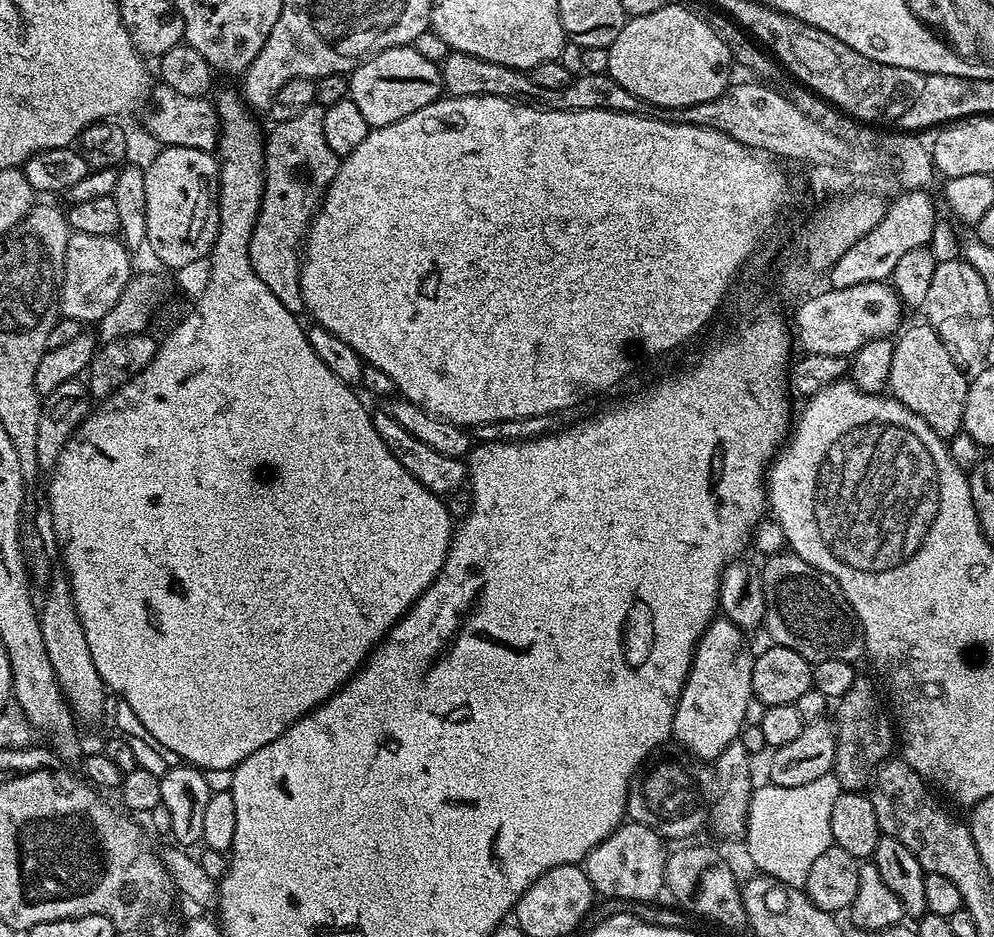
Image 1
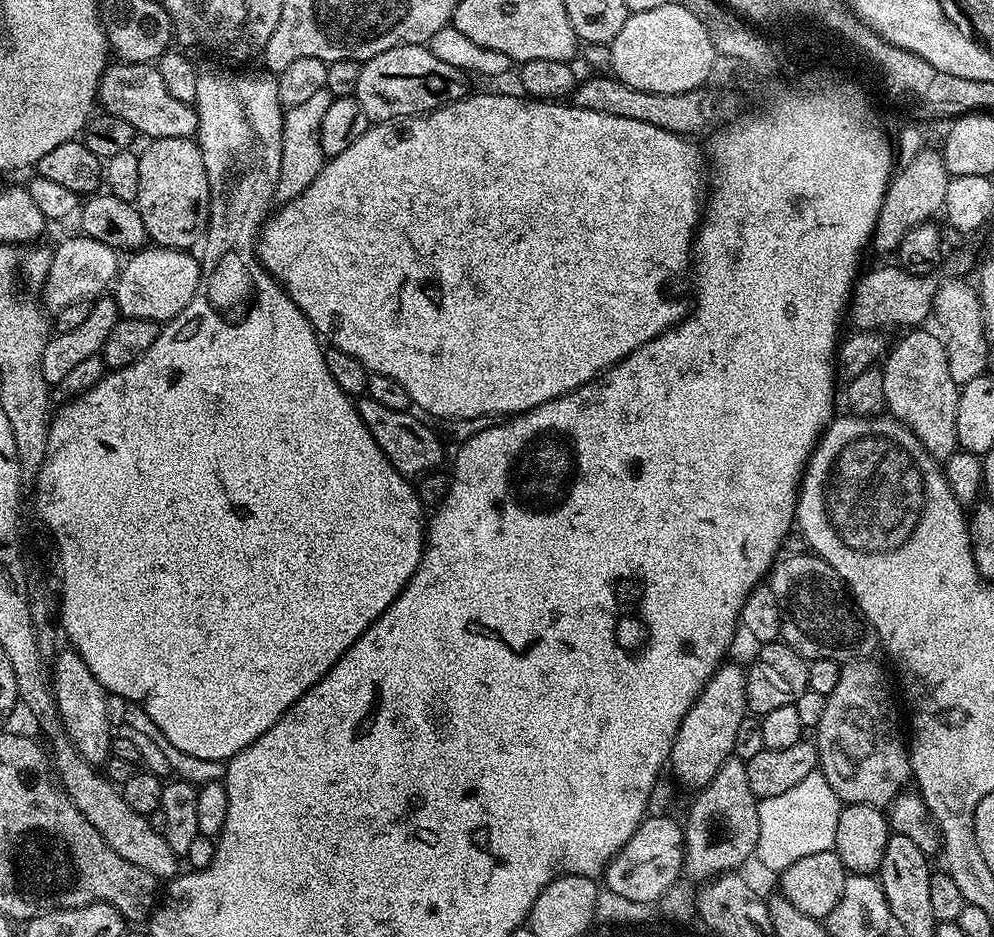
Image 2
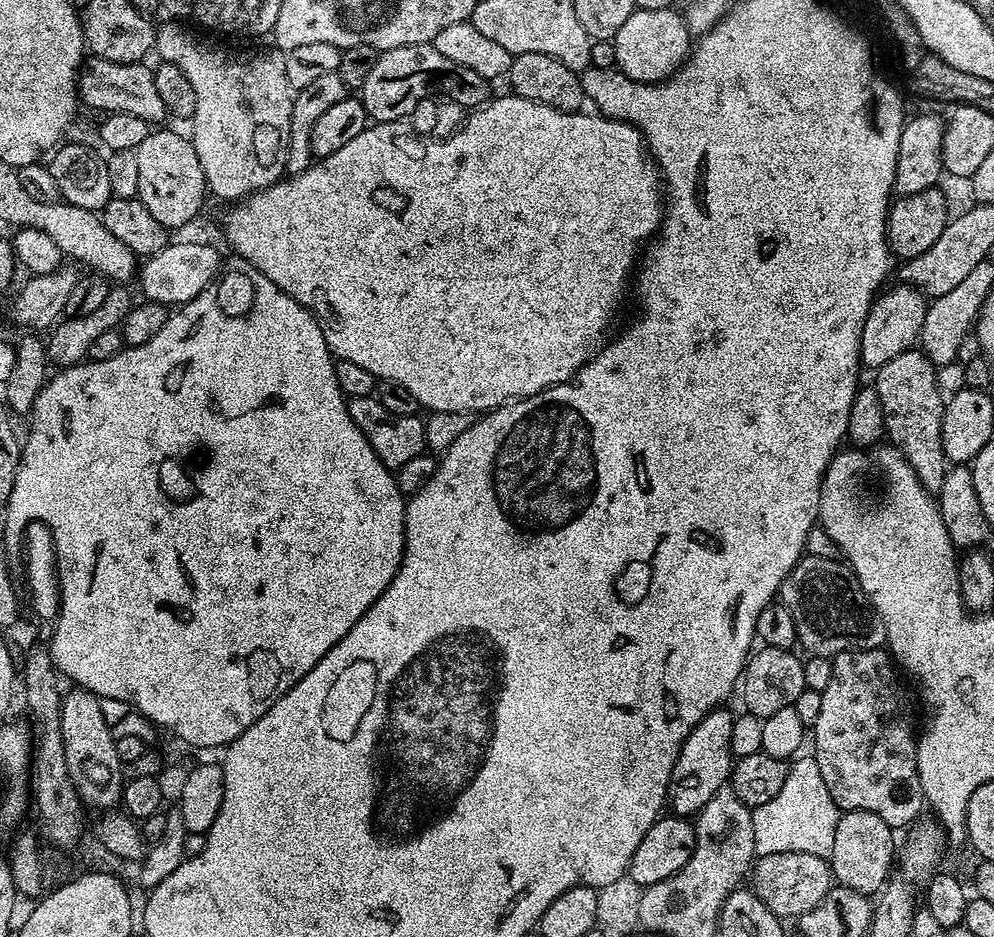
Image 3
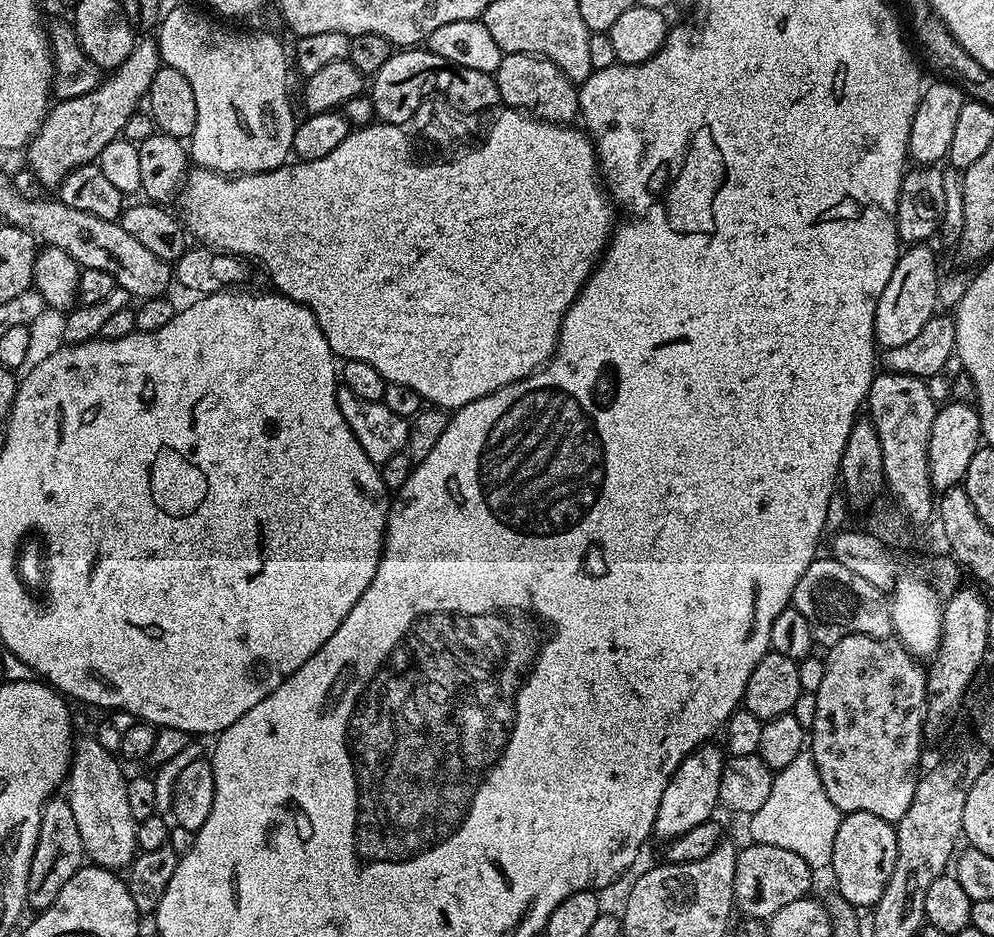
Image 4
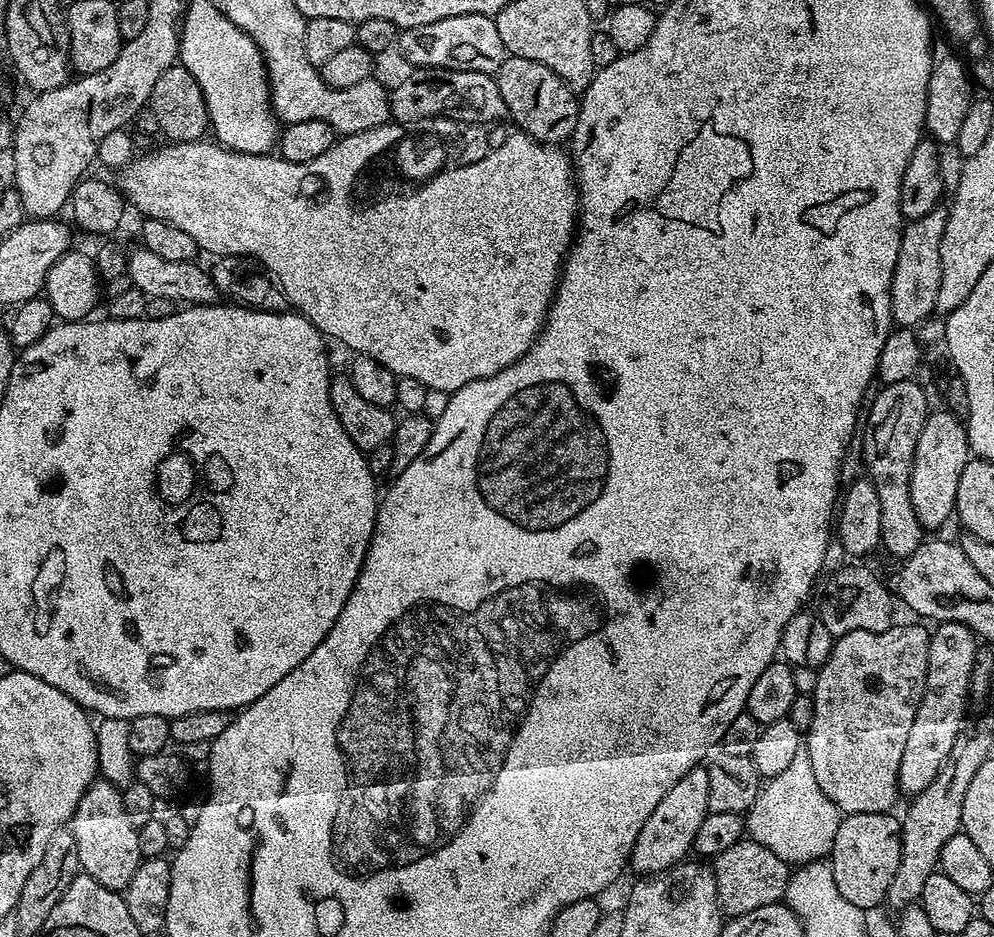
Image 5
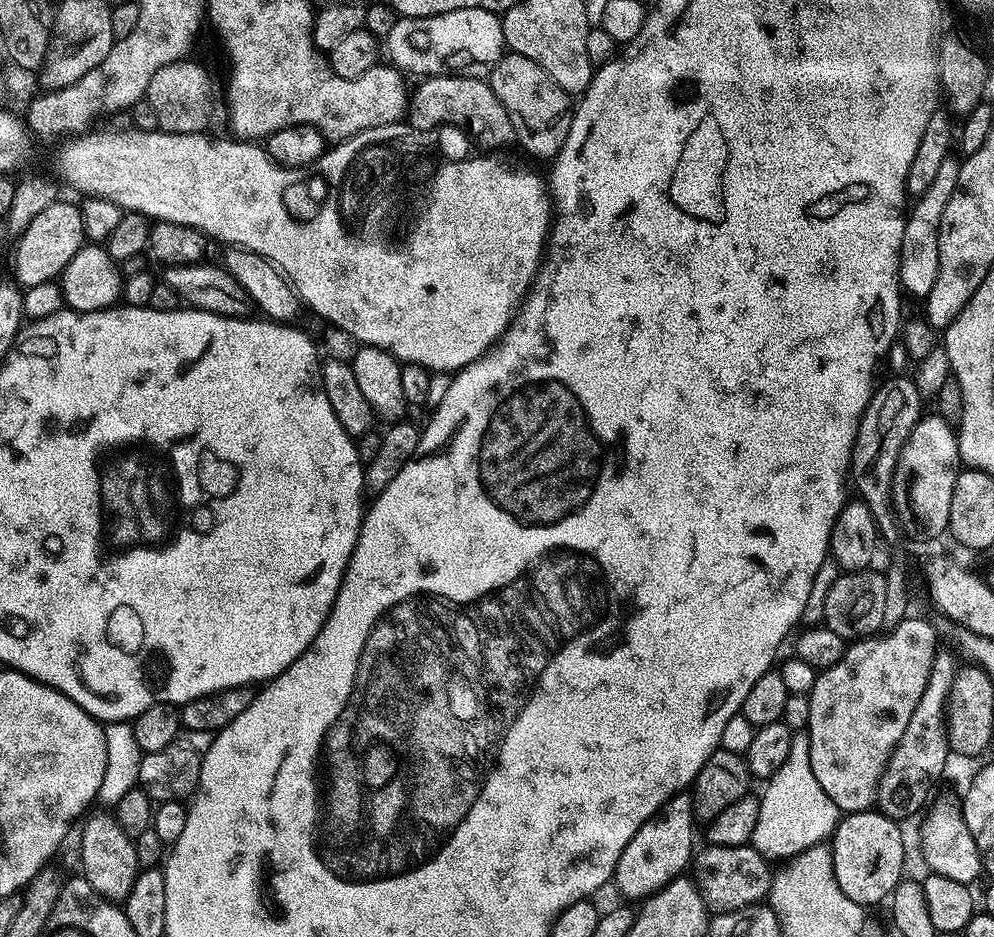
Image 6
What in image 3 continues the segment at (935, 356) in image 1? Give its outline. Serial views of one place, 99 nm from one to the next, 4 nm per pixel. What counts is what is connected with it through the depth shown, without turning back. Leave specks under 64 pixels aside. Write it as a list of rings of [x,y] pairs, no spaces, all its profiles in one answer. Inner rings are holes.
[[[909,350],[890,358],[886,366],[875,369],[874,387],[882,398],[884,430],[892,447],[899,448],[914,474],[928,492],[939,493],[942,478],[948,473],[949,463],[942,450],[942,414],[945,397],[936,381],[937,366],[920,350]]]

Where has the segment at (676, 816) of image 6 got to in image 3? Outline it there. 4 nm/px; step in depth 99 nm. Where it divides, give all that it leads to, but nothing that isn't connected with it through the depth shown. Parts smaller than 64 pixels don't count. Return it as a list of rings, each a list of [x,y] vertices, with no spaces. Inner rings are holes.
[[[721,706],[709,712],[692,728],[692,733],[680,747],[678,758],[674,762],[672,777],[668,783],[668,799],[671,811],[685,818],[695,817],[696,813],[714,798],[729,783],[732,775],[734,757],[731,750],[731,726],[733,713],[727,712],[727,707]]]

